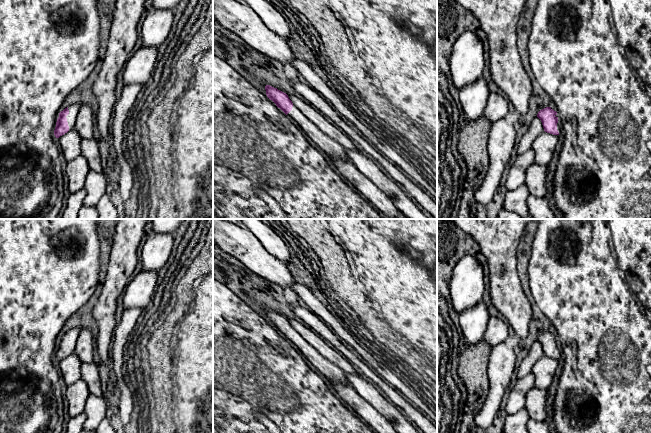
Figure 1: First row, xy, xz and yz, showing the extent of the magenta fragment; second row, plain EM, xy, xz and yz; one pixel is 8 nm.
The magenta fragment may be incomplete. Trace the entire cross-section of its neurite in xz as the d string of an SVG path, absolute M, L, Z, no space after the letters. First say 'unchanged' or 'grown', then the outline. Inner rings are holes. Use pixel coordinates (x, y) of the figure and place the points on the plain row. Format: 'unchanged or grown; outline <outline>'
grown; outline M270 309L265 310L267 321L288 339L306 361L316 367L323 378L350 385L345 372L312 347L289 323L288 319Z

